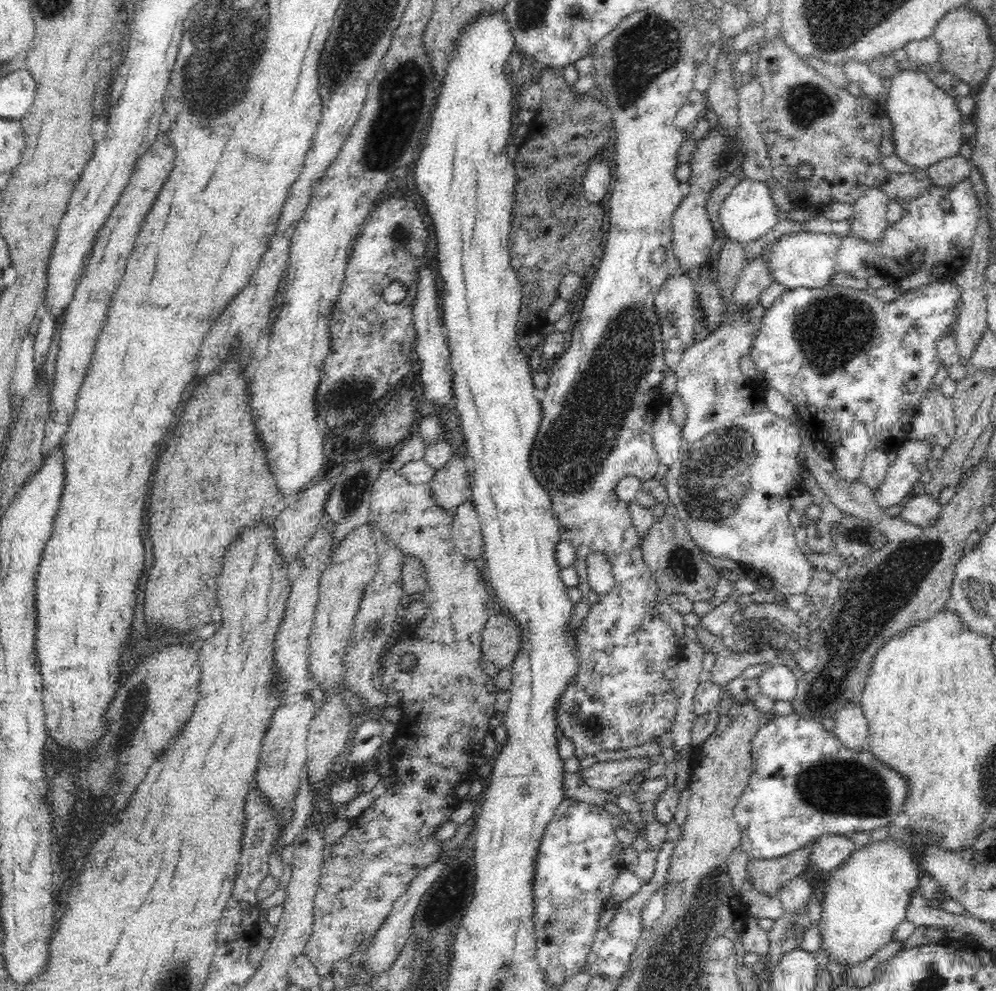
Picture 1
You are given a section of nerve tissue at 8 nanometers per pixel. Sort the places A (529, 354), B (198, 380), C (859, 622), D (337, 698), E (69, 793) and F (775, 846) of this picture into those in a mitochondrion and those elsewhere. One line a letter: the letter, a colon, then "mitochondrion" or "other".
A: other
B: other
C: mitochondrion
D: other
E: mitochondrion
F: other

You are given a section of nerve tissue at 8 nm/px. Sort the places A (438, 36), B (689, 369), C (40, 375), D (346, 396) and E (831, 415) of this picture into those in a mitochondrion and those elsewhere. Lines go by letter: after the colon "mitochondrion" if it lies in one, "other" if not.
A: other
B: other
C: other
D: mitochondrion
E: other

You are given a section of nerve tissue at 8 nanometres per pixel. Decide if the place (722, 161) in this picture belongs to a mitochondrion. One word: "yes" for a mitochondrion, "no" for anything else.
yes

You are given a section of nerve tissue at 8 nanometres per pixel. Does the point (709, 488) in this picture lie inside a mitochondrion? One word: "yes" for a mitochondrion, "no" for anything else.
yes

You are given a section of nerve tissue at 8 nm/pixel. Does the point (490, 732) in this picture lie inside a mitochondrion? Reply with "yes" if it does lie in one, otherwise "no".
no

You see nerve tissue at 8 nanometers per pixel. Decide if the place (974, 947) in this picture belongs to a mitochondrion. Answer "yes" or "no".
no

